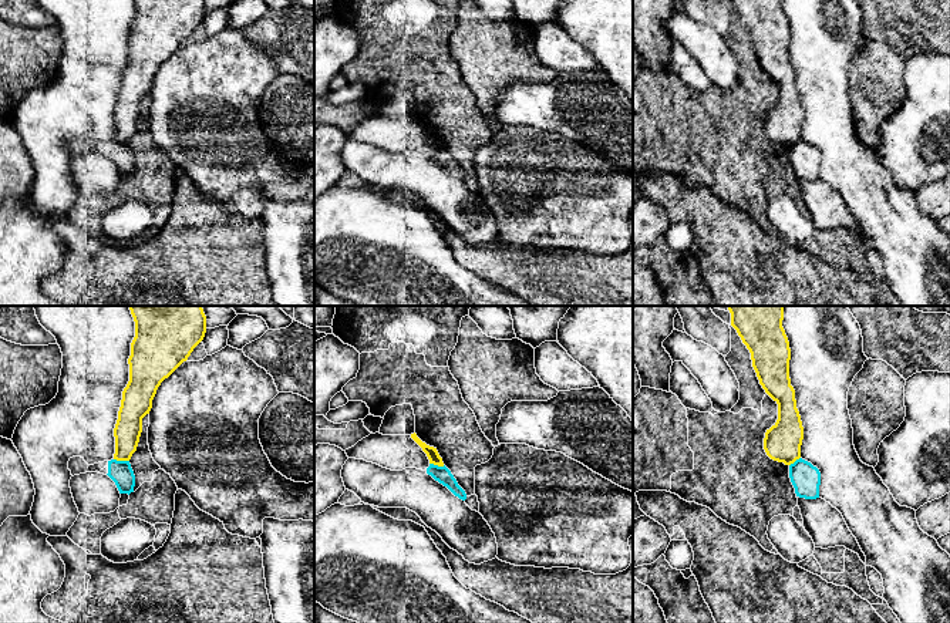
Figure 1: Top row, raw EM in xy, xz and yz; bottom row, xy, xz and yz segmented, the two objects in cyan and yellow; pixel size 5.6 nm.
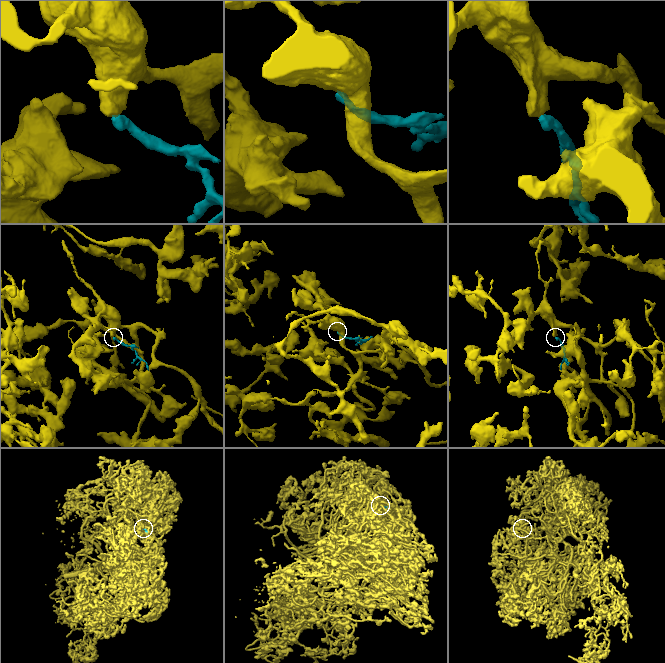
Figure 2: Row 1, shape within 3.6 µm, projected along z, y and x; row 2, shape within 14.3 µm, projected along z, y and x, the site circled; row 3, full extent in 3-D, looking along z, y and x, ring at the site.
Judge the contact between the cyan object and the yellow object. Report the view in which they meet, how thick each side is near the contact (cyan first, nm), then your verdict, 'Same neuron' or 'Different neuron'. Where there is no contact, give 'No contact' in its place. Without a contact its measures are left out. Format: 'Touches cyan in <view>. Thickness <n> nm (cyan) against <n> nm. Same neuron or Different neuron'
Touches cyan in xy. Thickness 130 nm (cyan) against 150 nm. Different neuron

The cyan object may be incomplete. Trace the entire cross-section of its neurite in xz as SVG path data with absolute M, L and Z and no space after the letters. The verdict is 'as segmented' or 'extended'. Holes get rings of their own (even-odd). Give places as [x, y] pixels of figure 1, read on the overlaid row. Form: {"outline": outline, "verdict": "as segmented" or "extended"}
{"outline": "M370 434L354 447L346 449L346 454L348 458L364 459L391 471L422 469L447 486L455 496L462 501L466 499L465 491L458 485L451 471L445 465L431 464L427 454L411 435Z", "verdict": "extended"}

